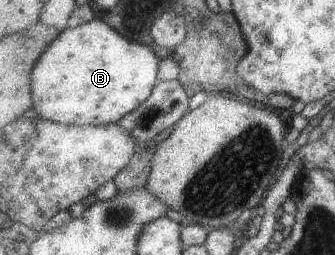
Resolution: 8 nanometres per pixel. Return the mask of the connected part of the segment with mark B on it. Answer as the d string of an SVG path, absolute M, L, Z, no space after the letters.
M93 20L89 23L67 28L59 39L47 48L32 73L32 93L34 109L43 120L78 126L98 126L115 124L123 117L141 107L159 81L159 66L162 59L155 55L155 49L147 47L141 41L123 37L121 31L105 20Z

